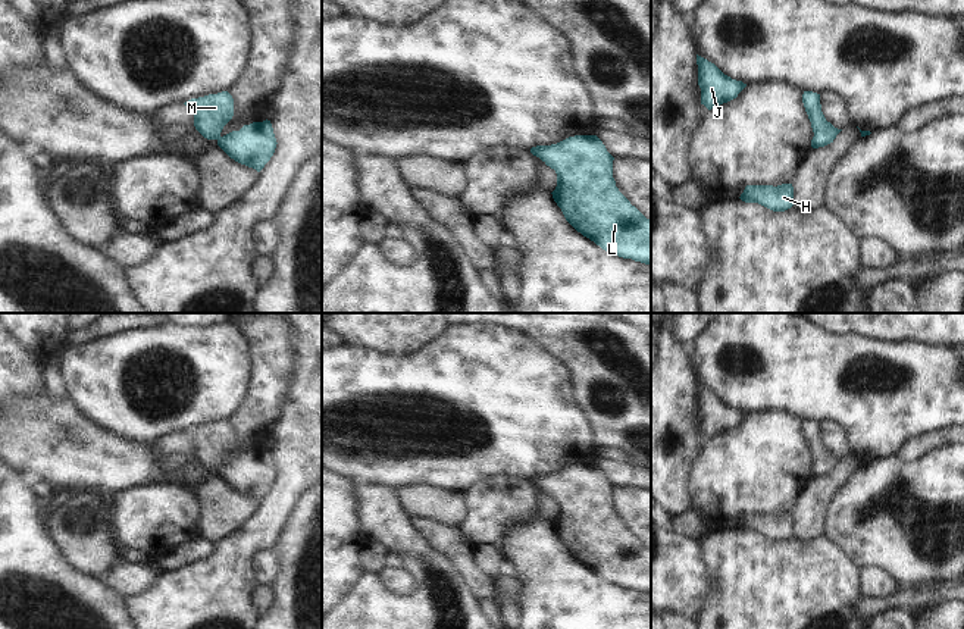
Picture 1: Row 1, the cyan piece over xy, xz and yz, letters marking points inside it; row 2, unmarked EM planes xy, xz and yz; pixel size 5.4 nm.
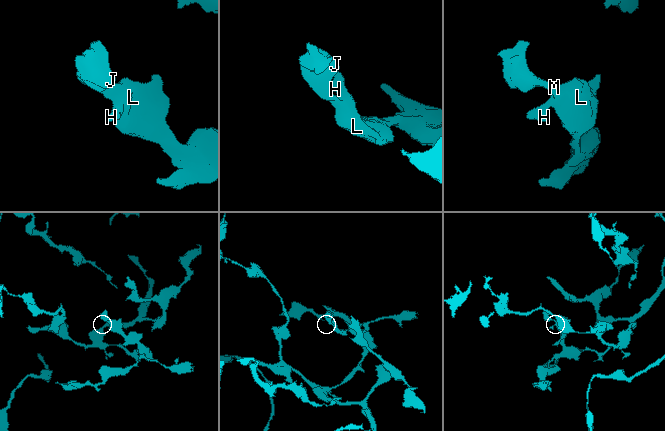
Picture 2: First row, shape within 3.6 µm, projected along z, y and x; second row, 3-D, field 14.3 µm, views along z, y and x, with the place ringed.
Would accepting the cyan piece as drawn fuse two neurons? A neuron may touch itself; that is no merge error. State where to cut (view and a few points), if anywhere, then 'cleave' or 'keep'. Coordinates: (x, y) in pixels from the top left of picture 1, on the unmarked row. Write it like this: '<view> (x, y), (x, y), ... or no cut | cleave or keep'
no cut | keep

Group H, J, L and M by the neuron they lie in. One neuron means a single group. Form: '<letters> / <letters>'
H J L M

